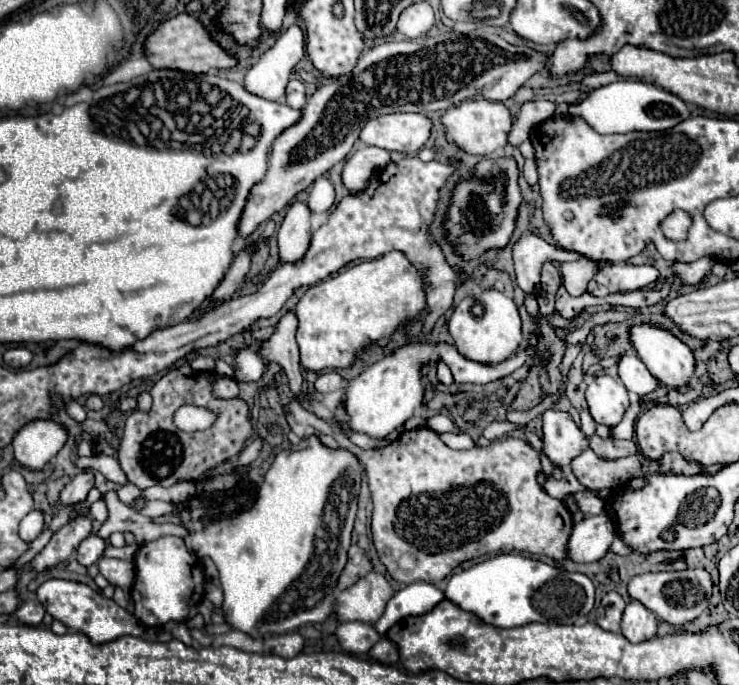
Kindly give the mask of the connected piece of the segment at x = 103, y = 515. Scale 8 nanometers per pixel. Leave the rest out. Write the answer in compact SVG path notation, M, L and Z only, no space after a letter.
M103 498L91 504L91 516L93 516L97 522L101 522L101 524L107 522L107 518L109 518L109 510L107 510L107 504L103 502Z

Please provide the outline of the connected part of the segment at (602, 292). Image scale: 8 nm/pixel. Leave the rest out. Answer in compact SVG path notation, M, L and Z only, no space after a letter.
M607 264L597 270L589 284L589 292L603 298L613 292L633 292L647 288L659 280L659 270L655 266L631 266L631 264Z

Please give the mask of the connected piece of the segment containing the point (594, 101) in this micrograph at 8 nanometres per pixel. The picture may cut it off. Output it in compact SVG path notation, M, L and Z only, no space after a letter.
M621 80L595 88L581 104L559 104L555 116L581 116L599 134L627 134L633 130L659 132L659 130L675 128L679 122L691 116L691 110L679 96L661 90L659 86L647 82Z

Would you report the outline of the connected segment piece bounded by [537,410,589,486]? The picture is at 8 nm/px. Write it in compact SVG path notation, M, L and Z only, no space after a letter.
M547 410L543 414L543 454L549 456L553 464L553 472L545 474L539 470L537 482L539 486L545 486L547 478L561 480L565 472L571 468L571 460L577 458L585 448L589 448L583 430L577 428L577 424L571 420L567 412L559 410Z

